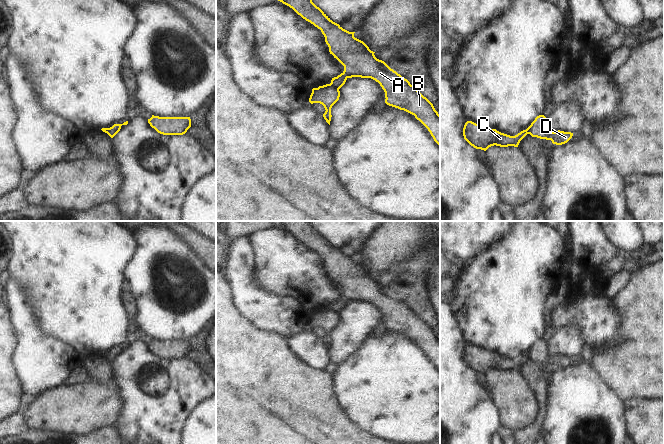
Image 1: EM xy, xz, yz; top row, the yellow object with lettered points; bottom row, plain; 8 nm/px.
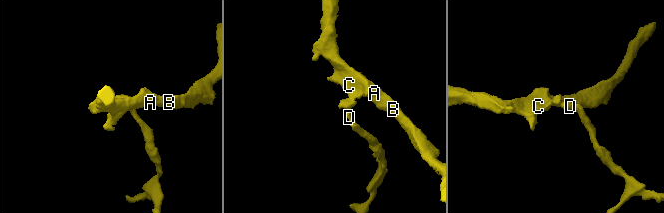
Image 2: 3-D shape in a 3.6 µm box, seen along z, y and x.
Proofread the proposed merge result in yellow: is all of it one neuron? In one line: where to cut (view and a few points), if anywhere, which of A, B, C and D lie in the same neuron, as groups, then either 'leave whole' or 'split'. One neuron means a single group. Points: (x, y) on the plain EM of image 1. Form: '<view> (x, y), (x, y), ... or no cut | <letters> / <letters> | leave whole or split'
xz (330, 307), (338, 313) | A B C / D | split

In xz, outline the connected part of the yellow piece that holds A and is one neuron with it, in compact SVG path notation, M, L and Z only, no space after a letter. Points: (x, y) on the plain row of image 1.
M310 221L277 222L321 254L330 278L344 290L344 295L332 302L330 308L333 311L340 313L352 301L375 304L385 316L385 327L414 339L440 370L440 339L416 311L384 285L377 283L375 276L354 261L355 256L349 256L333 246Z

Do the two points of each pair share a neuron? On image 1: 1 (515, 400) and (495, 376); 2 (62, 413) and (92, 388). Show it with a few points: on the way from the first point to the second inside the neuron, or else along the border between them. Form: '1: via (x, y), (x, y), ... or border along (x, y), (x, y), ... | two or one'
1: via (511, 394), (499, 382) | one
2: via (69, 410), (85, 395) | one

